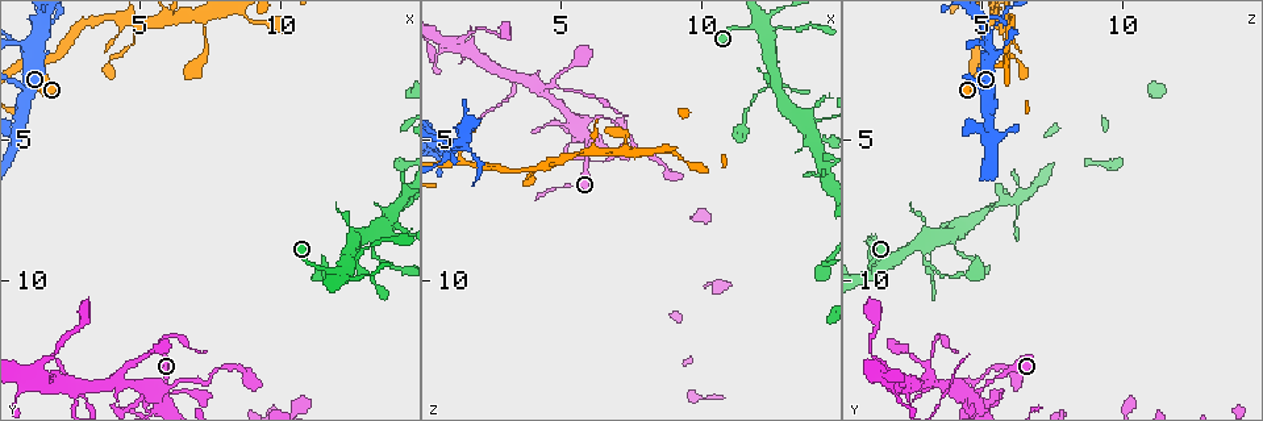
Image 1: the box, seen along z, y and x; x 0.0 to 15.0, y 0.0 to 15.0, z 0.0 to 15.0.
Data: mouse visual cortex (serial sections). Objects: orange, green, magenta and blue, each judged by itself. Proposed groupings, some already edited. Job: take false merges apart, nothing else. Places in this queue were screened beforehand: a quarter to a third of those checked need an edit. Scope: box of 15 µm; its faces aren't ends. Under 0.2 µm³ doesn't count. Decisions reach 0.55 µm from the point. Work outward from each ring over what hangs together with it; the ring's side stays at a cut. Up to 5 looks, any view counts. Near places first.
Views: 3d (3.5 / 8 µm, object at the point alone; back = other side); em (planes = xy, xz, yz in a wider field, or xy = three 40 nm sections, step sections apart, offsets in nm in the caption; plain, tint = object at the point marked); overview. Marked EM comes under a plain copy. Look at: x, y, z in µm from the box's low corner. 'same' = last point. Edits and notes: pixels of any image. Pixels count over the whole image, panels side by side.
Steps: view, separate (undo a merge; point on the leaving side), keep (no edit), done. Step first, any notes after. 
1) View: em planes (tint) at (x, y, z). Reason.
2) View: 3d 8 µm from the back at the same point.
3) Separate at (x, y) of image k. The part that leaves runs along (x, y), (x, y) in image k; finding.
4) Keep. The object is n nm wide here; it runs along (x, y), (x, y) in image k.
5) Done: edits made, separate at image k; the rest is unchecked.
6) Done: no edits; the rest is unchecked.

View: 3d 8 µm at (1.5, 1.3, 5.1). Branch point.

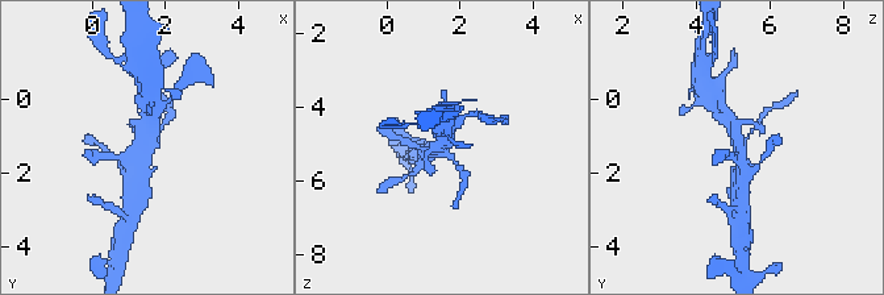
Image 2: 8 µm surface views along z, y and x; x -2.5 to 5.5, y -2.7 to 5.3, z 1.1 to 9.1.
View: 3d 3.5 µm from the back at (1.5, 1.2, 5.2).

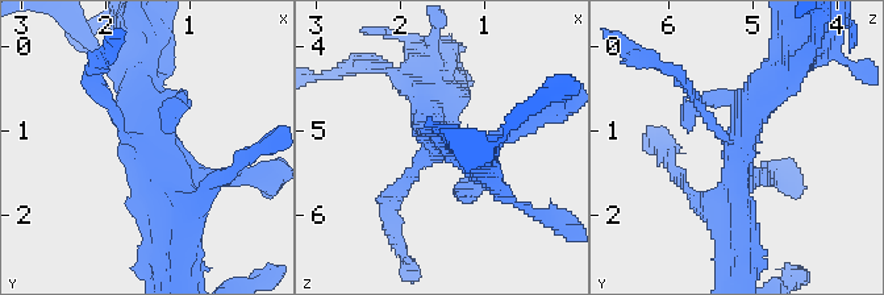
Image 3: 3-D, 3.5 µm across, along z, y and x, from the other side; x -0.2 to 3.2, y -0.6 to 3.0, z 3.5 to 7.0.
Keep. It runs along (738, 239), (741, 133), (779, 80) in image 3; one cell here.

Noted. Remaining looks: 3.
View: em xy step 3 (tint) at (4.3, 13.5, 3.2). Abrupt turn.

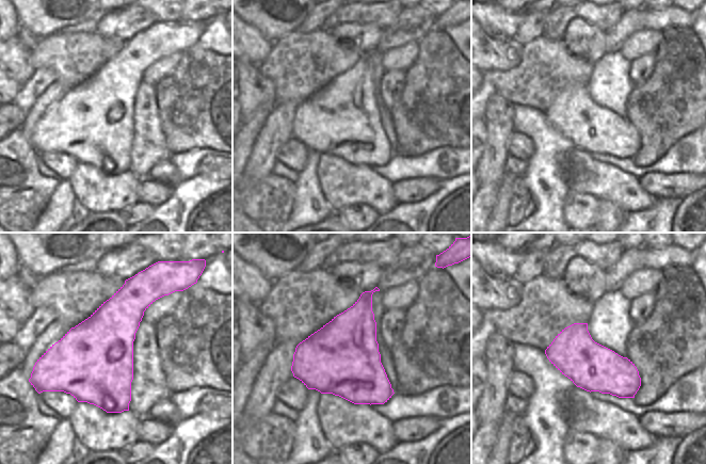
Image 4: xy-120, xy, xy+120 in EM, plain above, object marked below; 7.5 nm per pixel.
View: 3d 3.5 µm at the same point.

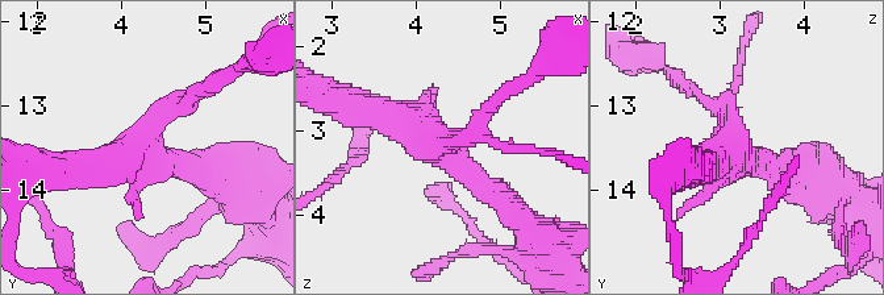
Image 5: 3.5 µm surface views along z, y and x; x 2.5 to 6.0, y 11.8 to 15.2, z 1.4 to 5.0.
Keep. Continuous, no second cell.

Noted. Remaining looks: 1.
Done: no edits; the rest is unchecked.

